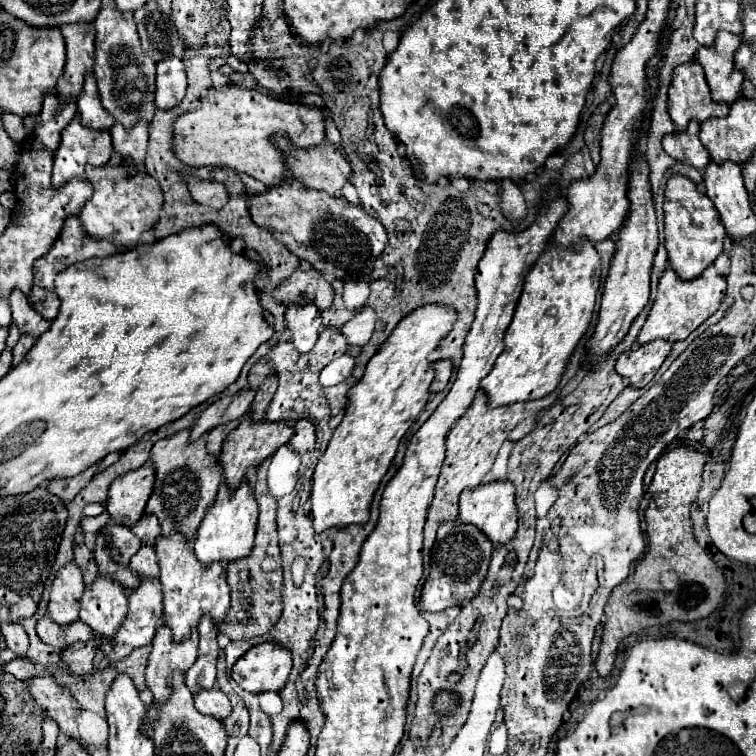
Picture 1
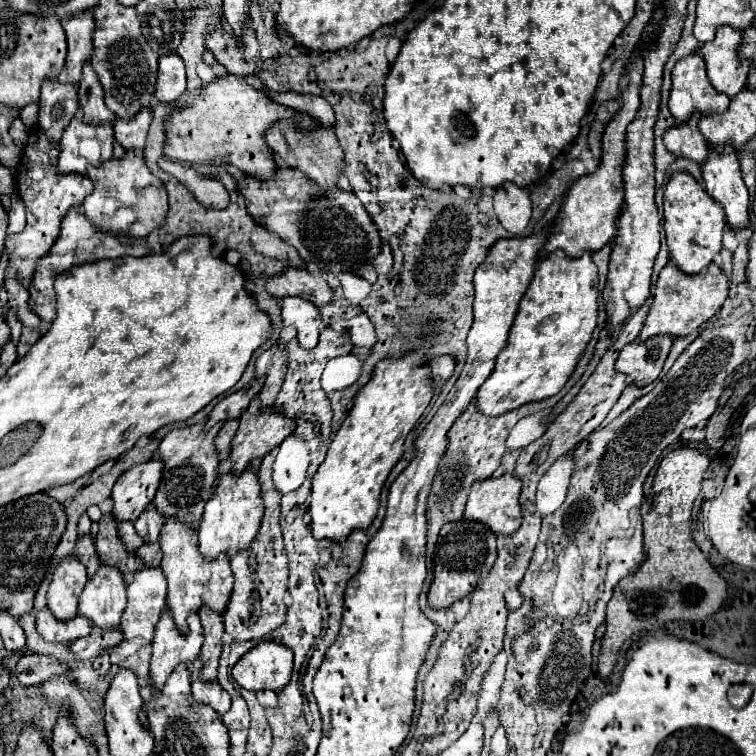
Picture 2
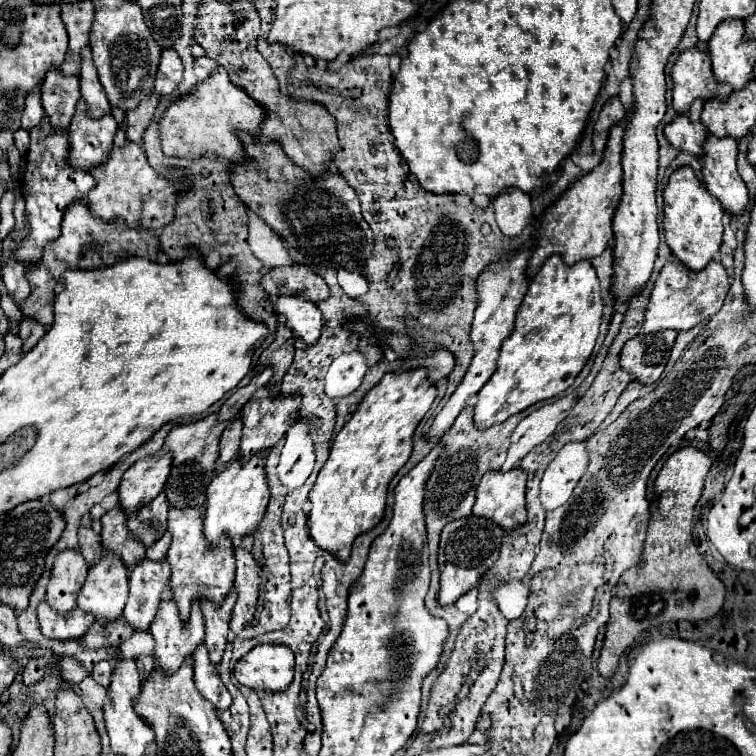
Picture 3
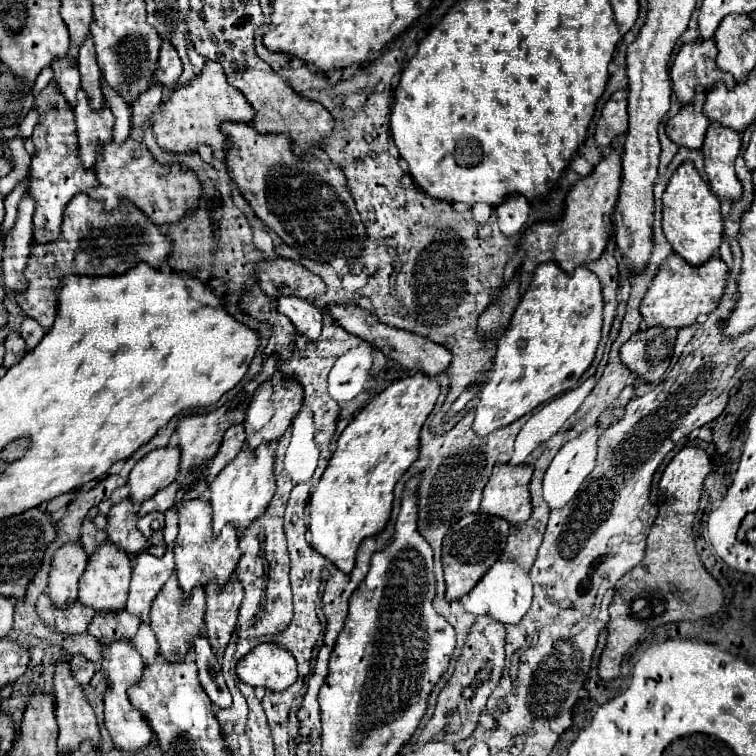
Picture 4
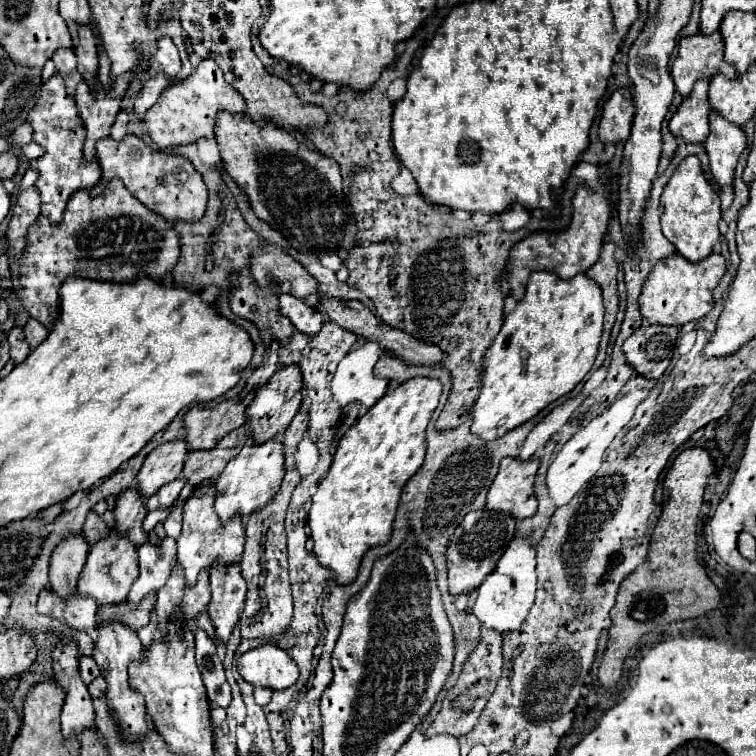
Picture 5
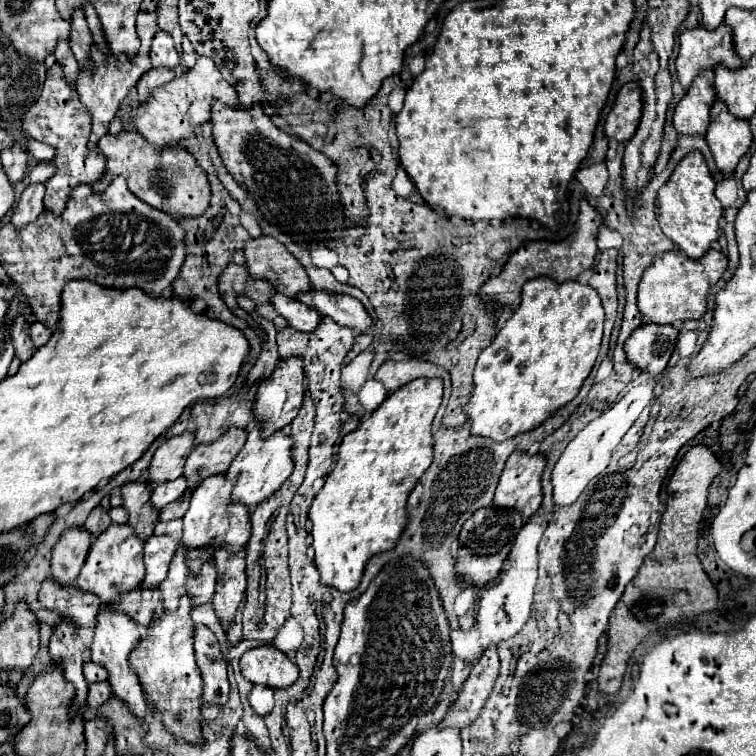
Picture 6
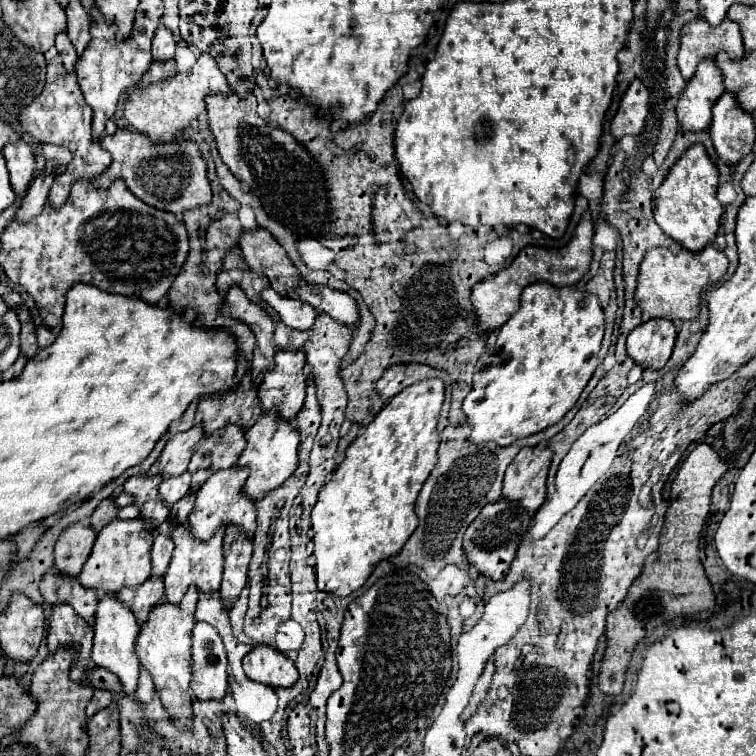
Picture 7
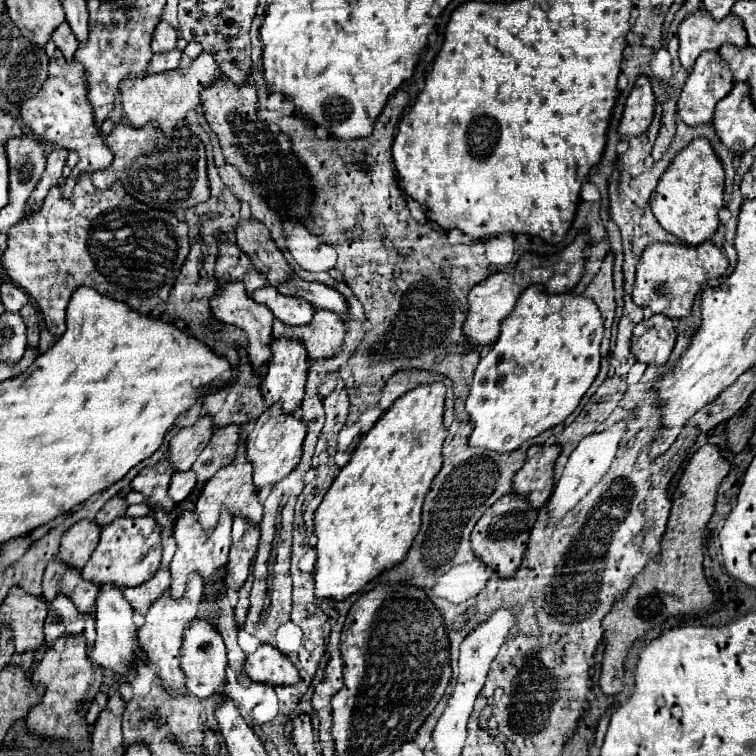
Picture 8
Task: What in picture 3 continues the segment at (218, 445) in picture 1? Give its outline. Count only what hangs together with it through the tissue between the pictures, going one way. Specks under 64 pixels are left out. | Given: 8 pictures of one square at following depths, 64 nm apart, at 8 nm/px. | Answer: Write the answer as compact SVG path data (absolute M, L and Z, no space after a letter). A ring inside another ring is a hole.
M234 420L224 430L224 434L220 438L220 456L218 456L218 462L220 464L228 464L230 460L234 460L238 456L240 436L242 436L242 422L240 420Z

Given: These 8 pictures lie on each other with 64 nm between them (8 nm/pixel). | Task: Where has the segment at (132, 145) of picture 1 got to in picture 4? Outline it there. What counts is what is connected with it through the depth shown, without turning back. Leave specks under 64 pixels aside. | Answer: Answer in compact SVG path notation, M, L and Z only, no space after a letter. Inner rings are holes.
M150 84L148 90L142 92L140 98L132 104L132 128L136 132L142 130L148 124L150 114L162 102L162 94L164 94L164 86L162 84Z

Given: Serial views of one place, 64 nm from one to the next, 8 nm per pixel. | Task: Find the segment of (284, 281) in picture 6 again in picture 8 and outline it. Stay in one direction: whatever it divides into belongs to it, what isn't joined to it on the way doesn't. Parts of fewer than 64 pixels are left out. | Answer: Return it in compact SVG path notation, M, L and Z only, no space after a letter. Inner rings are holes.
M240 220L236 226L236 244L250 256L256 270L264 274L272 286L278 286L294 272L268 236L268 228L258 220Z

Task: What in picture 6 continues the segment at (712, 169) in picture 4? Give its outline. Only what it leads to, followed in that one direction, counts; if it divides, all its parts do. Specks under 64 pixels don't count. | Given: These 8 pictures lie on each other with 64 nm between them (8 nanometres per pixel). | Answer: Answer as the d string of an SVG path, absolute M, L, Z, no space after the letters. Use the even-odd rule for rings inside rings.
M716 100L710 110L710 128L706 132L708 146L714 154L716 166L724 176L730 176L738 164L738 160L752 146L752 130L750 122L736 118L728 112L722 100Z

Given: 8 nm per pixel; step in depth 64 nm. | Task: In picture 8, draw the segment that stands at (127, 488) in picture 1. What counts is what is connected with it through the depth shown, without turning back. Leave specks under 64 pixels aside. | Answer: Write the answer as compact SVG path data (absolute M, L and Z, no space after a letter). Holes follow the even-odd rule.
M212 416L198 418L198 422L194 422L192 426L182 428L170 440L170 456L168 456L168 460L172 460L176 464L178 472L190 470L192 464L196 462L196 458L200 456L200 452L204 450L204 446L210 442L212 434L214 434Z

